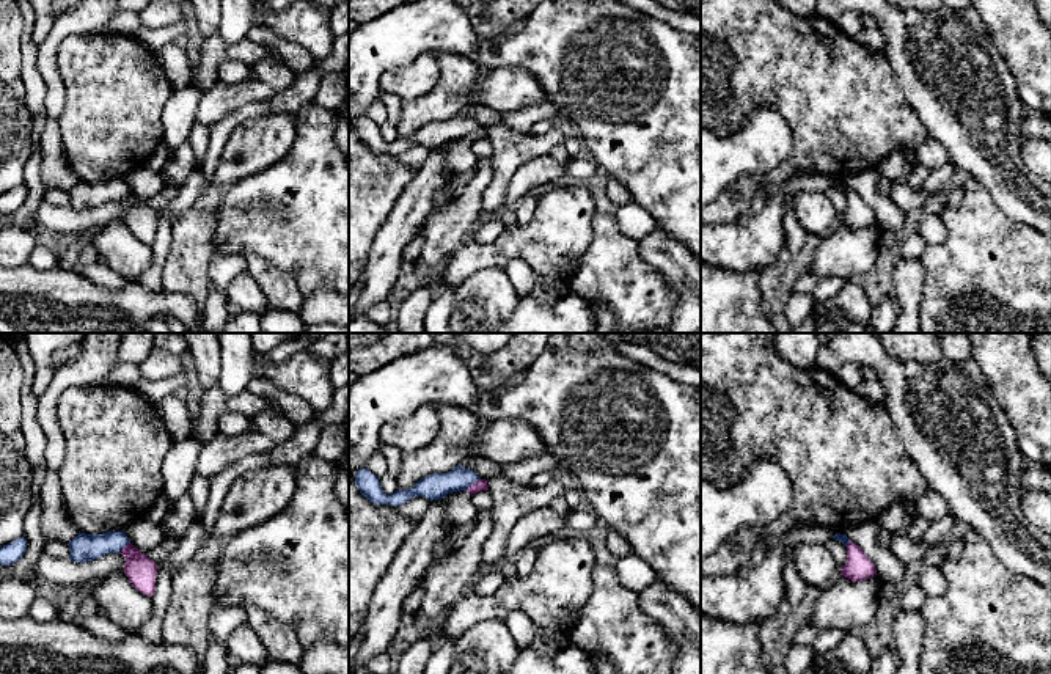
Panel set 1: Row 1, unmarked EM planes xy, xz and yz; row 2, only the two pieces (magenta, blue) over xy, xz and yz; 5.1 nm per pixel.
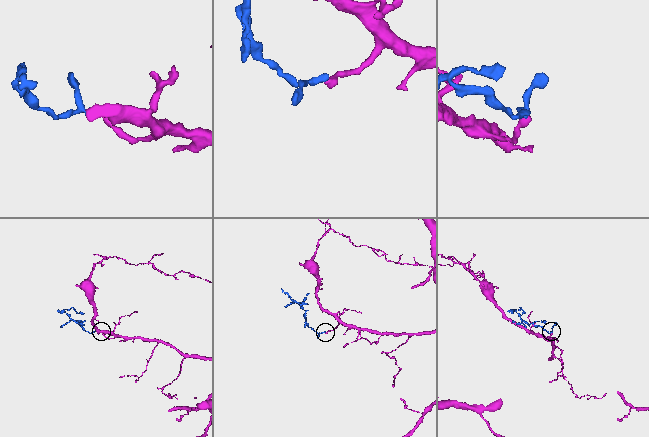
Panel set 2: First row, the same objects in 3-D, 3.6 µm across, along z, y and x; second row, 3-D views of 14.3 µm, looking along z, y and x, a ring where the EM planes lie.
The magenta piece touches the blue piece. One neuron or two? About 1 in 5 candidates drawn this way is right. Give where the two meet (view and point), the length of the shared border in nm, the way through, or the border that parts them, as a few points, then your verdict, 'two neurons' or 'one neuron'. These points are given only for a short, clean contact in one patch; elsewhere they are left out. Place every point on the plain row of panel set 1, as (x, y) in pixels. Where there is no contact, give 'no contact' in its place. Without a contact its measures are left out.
contact xz (472, 132); length 100 nm; border xz (479, 126), (465, 137); two neurons

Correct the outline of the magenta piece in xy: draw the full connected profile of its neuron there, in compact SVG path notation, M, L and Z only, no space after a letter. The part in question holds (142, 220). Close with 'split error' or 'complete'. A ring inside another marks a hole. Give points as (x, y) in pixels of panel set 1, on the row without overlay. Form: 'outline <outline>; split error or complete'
outline M127 192L119 201L126 206L124 222L132 234L151 245L156 237L157 212L132 192Z; complete

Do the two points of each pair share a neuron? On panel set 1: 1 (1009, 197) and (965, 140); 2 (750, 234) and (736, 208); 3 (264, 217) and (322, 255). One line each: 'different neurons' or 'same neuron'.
1: same neuron
2: different neurons
3: same neuron

